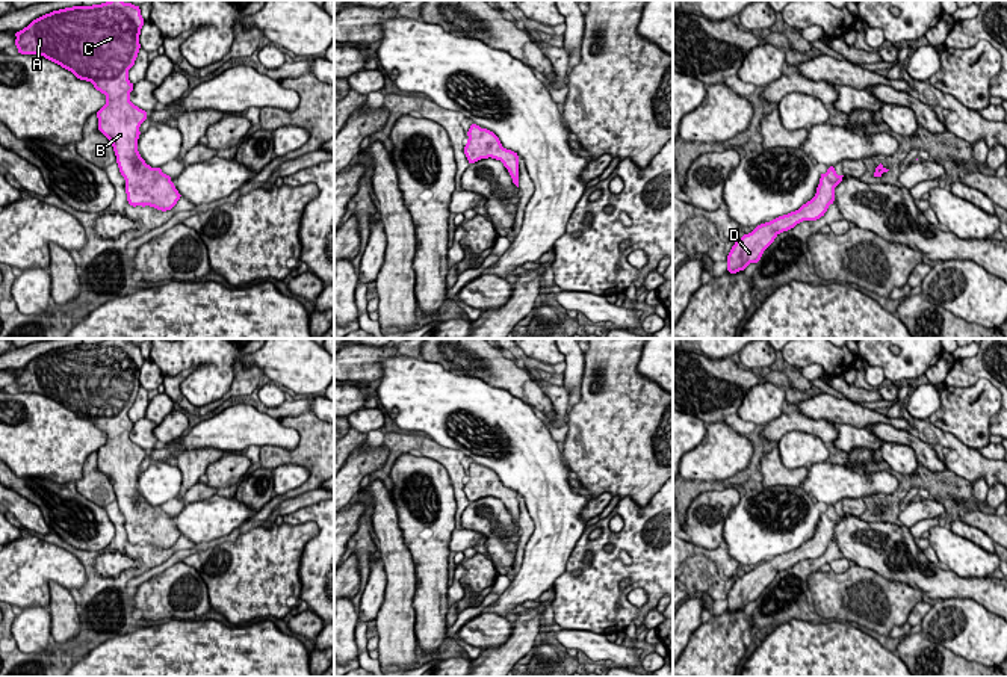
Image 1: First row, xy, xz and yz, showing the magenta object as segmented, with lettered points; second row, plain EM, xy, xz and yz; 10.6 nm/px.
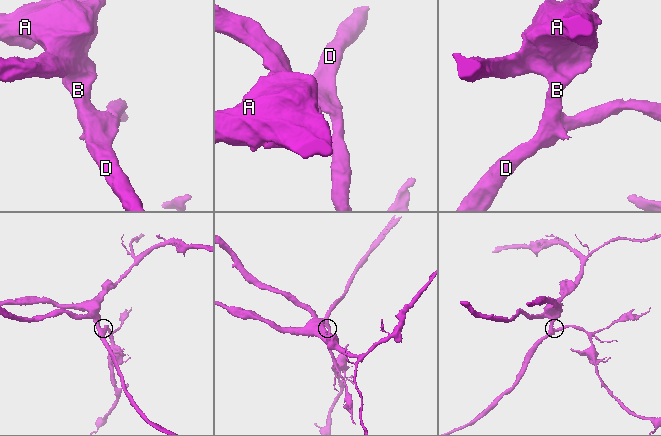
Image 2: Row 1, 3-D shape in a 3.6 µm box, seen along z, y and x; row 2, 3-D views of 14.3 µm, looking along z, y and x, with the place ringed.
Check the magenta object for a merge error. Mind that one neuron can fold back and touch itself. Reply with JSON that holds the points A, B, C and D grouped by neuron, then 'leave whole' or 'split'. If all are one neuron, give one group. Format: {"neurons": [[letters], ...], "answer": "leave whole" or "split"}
{"neurons": [["A", "B", "C"], ["D"]], "answer": "split"}

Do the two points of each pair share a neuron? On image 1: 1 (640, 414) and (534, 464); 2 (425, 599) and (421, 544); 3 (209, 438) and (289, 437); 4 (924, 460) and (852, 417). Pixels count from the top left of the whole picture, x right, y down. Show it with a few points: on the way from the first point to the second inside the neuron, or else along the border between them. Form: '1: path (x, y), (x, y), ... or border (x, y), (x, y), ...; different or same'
1: border (560, 446), (563, 463), (570, 470); different
2: path (427, 585), (427, 558); same
3: path (229, 434), (269, 434); same
4: border (865, 428), (874, 423), (891, 423), (903, 431); different

